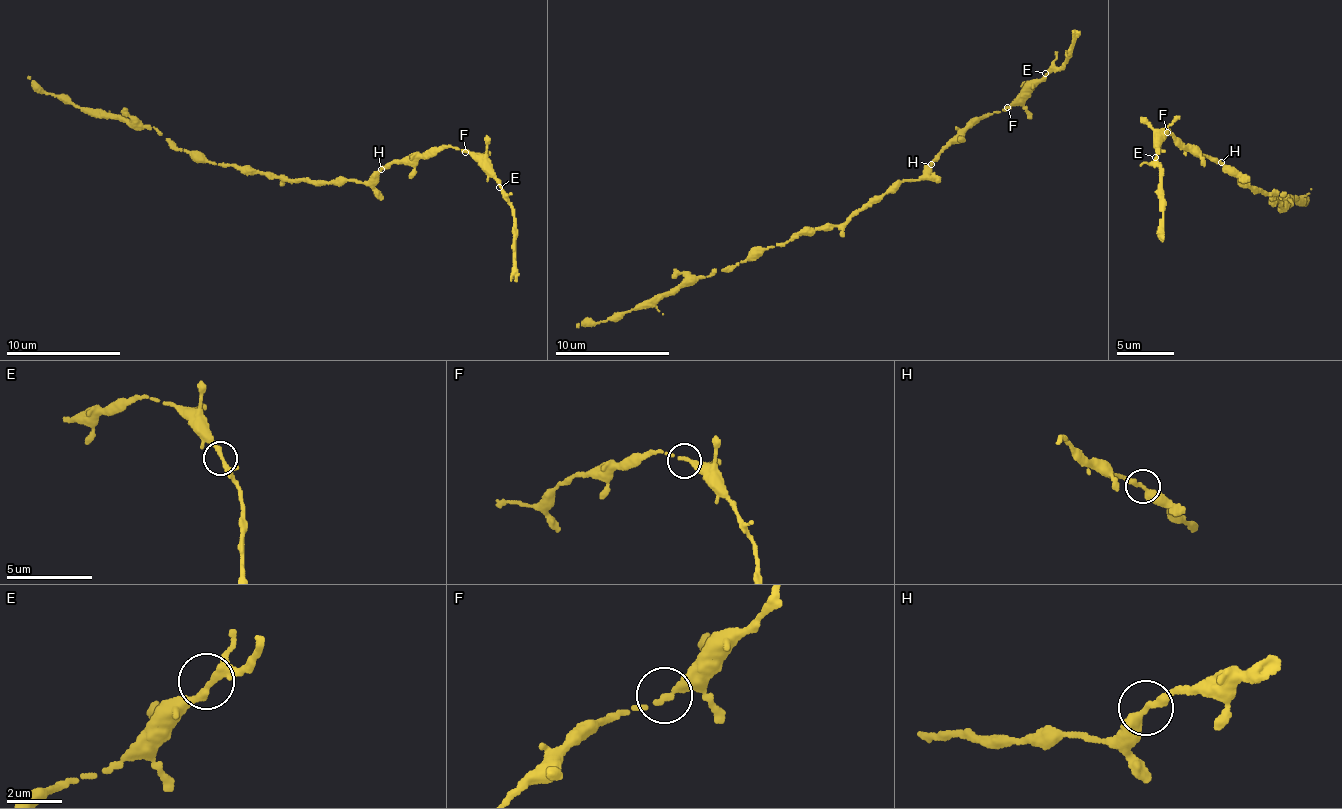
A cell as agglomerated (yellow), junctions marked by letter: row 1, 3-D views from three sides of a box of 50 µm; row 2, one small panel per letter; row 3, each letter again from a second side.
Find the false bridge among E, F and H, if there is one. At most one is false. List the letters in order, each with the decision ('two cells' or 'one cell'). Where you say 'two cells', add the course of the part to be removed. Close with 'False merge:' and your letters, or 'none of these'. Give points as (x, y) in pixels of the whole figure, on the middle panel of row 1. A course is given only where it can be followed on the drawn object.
E: one cell
F: one cell
H: one cell
False merge: none of these

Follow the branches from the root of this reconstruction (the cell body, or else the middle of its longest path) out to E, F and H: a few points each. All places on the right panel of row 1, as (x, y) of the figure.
E: (1257, 190), (1238, 180), (1240, 175), (1228, 172), (1220, 163), (1174, 139), (1169, 129), (1158, 142), (1155, 157)
F: (1257, 190), (1238, 180), (1240, 175), (1228, 172), (1220, 163), (1184, 145), (1167, 132)
H: (1257, 190), (1238, 180), (1240, 175), (1225, 171), (1220, 163)

